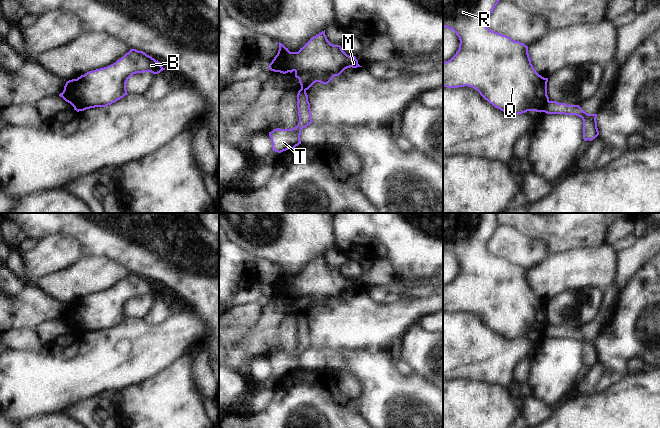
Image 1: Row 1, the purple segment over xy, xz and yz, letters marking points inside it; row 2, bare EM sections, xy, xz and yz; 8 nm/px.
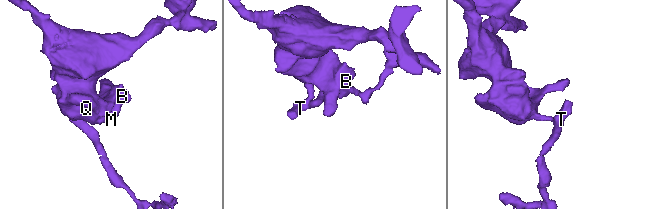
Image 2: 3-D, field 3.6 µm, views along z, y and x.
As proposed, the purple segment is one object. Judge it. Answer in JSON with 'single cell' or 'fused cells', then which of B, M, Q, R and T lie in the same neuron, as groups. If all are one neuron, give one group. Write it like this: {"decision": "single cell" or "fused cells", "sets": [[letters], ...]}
{"decision": "fused cells", "sets": [["B", "M", "Q", "R"], ["T"]]}

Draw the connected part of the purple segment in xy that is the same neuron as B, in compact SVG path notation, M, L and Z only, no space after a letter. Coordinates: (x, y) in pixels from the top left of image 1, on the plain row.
M130 273L115 287L67 305L59 320L78 335L106 331L128 318L126 307L133 298L158 298L163 294L159 285L143 275Z

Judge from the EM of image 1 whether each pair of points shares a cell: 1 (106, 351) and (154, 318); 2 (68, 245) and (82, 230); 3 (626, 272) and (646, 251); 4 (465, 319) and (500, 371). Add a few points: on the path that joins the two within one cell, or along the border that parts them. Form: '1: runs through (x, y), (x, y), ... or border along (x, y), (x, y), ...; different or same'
1: border along (172, 315), (159, 324), (151, 324), (146, 319); different
2: border along (52, 234), (75, 236), (86, 255); different
3: runs through (630, 267), (641, 256); same
4: runs through (465, 332), (465, 336), (487, 358); same

